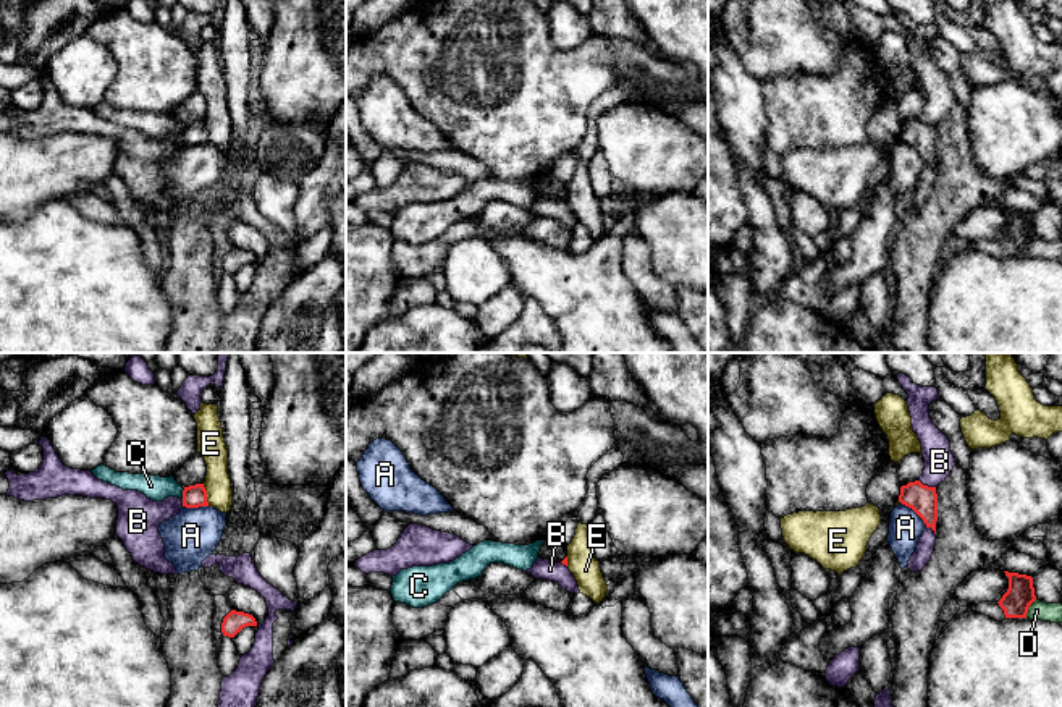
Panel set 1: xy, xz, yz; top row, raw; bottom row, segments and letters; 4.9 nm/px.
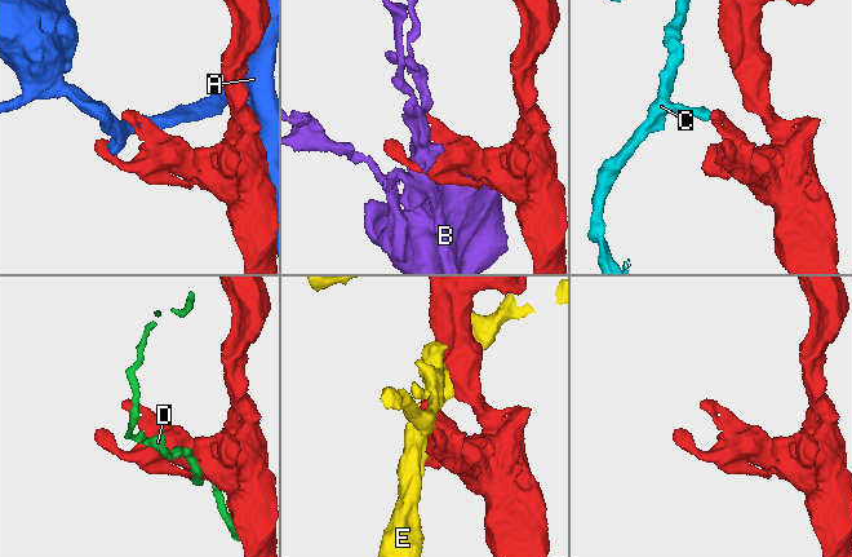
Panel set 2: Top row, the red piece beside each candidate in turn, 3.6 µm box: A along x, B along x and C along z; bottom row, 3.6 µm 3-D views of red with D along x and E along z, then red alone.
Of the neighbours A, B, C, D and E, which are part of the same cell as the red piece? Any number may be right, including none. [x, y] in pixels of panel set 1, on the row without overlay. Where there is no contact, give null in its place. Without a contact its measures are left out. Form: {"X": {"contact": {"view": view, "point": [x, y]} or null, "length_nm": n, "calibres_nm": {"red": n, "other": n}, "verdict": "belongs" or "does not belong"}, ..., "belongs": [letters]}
{"A": {"contact": {"view": "yz", "point": [915, 149]}, "length_nm": 180, "calibres_nm": {"red": 140, "other": 170}, "verdict": "does not belong"}, "B": {"contact": {"view": "yz", "point": [927, 123]}, "length_nm": 100, "calibres_nm": {"red": 140, "other": 150}, "verdict": "does not belong"}, "C": {"contact": {"view": "xy", "point": [183, 133]}, "length_nm": 70, "calibres_nm": {"red": 110, "other": 120}, "verdict": "does not belong"}, "D": {"contact": {"view": "yz", "point": [1028, 245]}, "length_nm": 110, "calibres_nm": {"red": 140, "other": 100}, "verdict": "does not belong"}, "E": {"contact": {"view": "xy", "point": [206, 133]}, "length_nm": 120, "calibres_nm": {"red": 110, "other": 140}, "verdict": "does not belong"}, "belongs": []}

